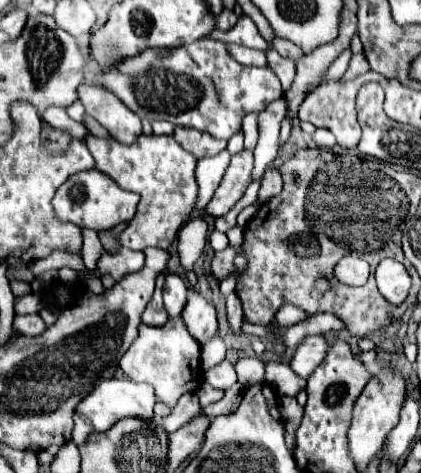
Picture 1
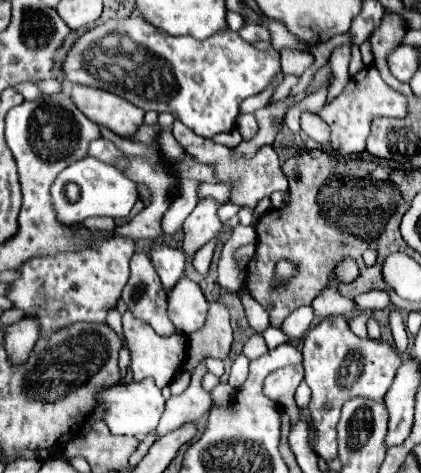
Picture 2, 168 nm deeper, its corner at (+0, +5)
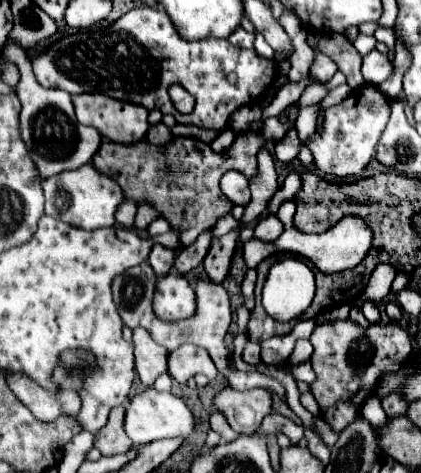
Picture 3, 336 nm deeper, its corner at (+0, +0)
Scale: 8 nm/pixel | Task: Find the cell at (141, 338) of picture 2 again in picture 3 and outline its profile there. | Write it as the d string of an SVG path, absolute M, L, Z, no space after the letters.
M136 327L132 331L132 343L134 343L134 357L136 357L136 371L140 375L140 381L146 387L154 387L154 381L166 373L166 361L168 361L168 349L162 349L146 329Z

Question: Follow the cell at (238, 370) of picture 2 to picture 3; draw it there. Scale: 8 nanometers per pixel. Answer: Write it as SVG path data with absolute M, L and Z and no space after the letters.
M248 341L242 351L242 361L248 365L258 365L260 363L260 345L254 341Z

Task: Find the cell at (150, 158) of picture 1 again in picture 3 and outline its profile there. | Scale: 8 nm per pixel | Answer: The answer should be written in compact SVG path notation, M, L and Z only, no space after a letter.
M4 47L2 53L18 65L20 75L22 75L22 79L16 87L16 95L22 103L18 129L20 129L20 137L26 145L28 157L34 161L40 181L46 181L48 177L54 177L66 169L78 169L80 165L92 163L94 153L102 145L102 133L98 133L98 129L94 129L94 127L82 125L76 119L70 95L66 91L46 89L38 83L38 79L34 77L34 71L32 71L32 61L26 57L26 53L22 53L16 47Z

